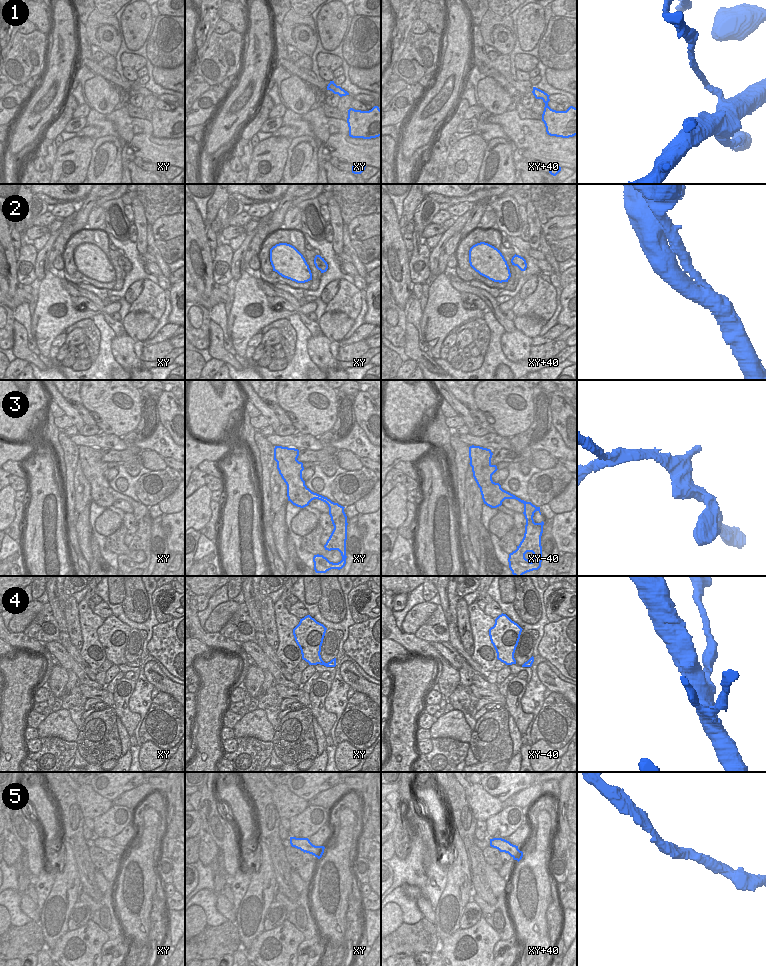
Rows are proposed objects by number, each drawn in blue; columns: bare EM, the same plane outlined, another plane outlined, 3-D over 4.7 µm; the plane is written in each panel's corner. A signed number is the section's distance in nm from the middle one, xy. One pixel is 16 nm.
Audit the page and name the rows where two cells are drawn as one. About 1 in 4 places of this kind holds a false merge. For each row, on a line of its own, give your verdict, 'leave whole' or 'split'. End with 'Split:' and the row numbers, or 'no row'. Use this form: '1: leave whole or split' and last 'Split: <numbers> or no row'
1: split
2: leave whole
3: leave whole
4: leave whole
5: leave whole
Split: 1

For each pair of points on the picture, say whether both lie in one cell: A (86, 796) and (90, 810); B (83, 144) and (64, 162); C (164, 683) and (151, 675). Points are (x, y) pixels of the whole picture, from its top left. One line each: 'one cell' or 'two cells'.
A: one cell
B: one cell
C: one cell

